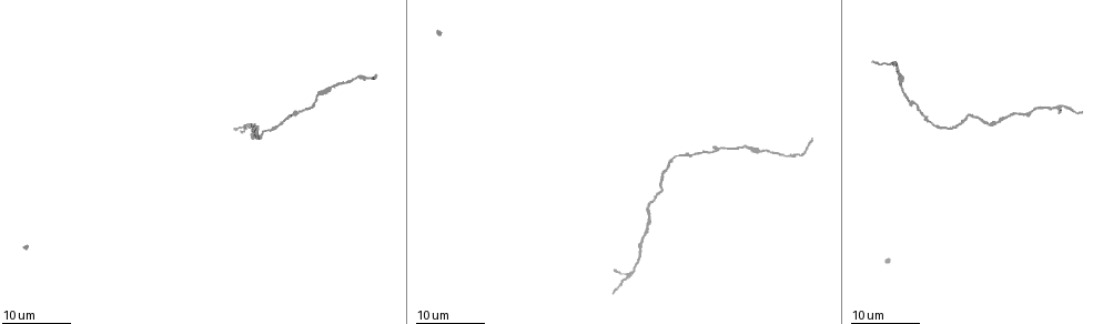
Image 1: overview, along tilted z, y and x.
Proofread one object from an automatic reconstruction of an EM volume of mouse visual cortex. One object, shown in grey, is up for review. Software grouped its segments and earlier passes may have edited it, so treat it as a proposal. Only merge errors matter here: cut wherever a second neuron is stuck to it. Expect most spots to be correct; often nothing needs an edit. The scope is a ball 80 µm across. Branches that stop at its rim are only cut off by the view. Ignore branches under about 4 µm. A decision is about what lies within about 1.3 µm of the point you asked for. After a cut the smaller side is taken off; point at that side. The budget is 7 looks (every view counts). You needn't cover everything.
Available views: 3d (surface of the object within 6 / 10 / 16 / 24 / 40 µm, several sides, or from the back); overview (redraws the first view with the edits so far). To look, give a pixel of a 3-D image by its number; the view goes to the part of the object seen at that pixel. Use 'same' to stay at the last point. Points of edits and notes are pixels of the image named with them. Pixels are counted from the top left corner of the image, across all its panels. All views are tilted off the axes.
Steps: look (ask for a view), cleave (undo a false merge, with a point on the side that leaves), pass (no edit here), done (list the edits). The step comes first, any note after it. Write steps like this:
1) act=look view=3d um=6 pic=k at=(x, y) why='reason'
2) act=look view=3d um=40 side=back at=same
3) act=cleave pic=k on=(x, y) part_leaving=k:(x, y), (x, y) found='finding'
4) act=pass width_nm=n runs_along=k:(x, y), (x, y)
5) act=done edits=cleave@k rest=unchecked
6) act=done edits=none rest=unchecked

act=look view=3d um=16 pic=1 at=(762, 151) why='calibre changes'

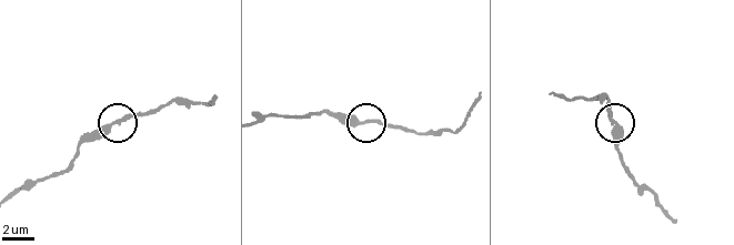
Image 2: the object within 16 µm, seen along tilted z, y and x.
act=look view=3d um=10 pic=2 at=(112, 126)

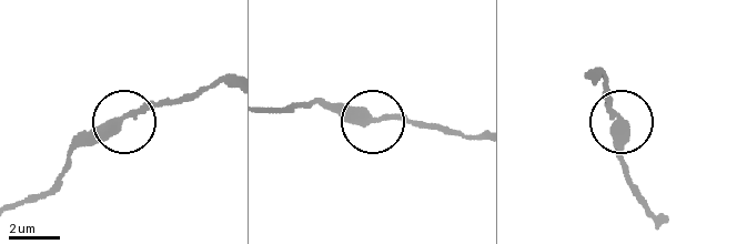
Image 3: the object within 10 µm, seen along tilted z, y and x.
act=pass runs_along=3:(654, 216), (638, 203), (614, 148), (619, 122), (604, 93) found='continuous, no second neuron'

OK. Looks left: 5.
act=look view=3d um=24 pic=1 at=(911, 100) why='three arms meet'

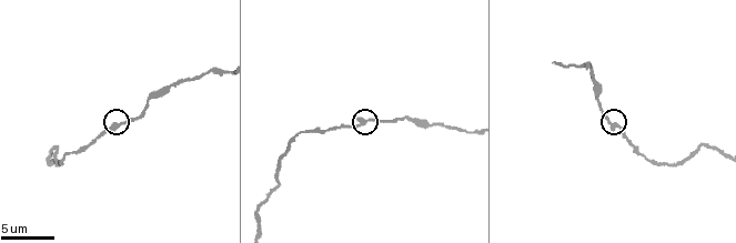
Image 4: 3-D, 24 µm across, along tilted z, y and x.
act=look view=3d um=6 pic=4 at=(611, 124)

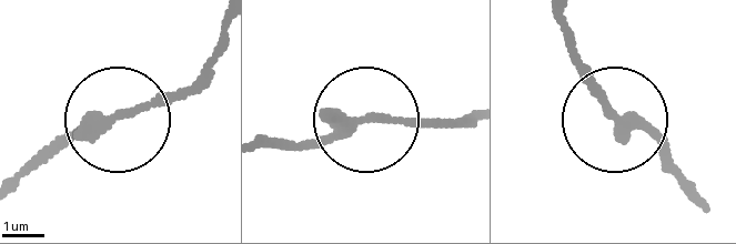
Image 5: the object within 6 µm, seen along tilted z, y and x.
act=pass arms=3 found='one neuron here'

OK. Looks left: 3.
act=look view=3d um=6 pic=4 at=(675, 164)

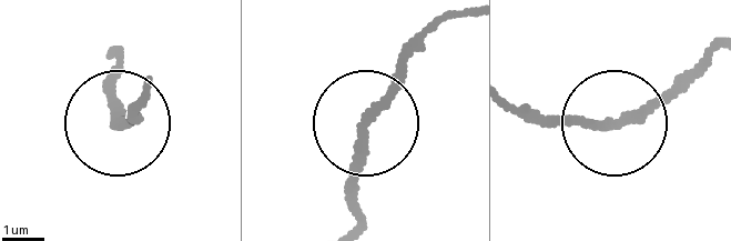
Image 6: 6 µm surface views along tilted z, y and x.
act=pass runs_along=6:(359, 114), (419, 40) found='all the same neuron'

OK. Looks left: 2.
act=look view=3d um=16 pic=1 at=(1053, 109) why='thick turns thin'

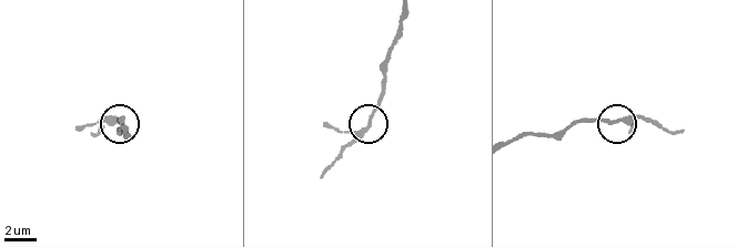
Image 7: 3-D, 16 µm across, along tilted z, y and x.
act=look view=3d um=6 pic=7 at=(370, 119)

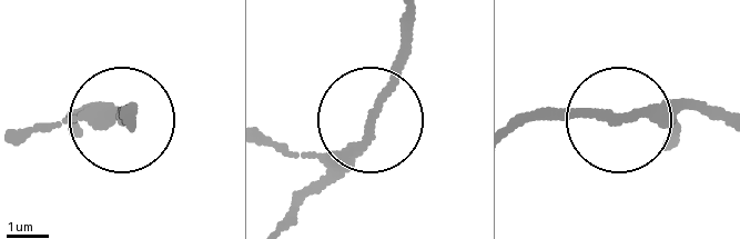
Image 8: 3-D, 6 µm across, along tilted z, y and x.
act=pass width_nm=200 runs_along=8:(408, 15), (398, 80), (365, 135), (292, 208) found='continuous, no second neuron'

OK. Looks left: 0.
act=done edits=none rest=unchecked

